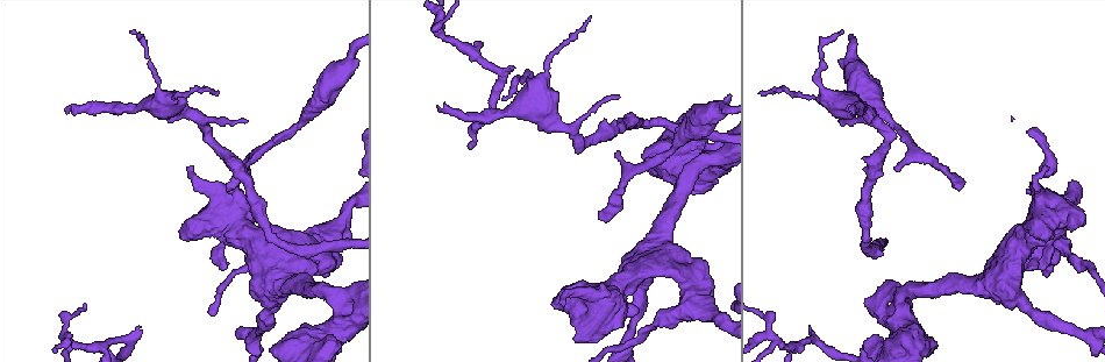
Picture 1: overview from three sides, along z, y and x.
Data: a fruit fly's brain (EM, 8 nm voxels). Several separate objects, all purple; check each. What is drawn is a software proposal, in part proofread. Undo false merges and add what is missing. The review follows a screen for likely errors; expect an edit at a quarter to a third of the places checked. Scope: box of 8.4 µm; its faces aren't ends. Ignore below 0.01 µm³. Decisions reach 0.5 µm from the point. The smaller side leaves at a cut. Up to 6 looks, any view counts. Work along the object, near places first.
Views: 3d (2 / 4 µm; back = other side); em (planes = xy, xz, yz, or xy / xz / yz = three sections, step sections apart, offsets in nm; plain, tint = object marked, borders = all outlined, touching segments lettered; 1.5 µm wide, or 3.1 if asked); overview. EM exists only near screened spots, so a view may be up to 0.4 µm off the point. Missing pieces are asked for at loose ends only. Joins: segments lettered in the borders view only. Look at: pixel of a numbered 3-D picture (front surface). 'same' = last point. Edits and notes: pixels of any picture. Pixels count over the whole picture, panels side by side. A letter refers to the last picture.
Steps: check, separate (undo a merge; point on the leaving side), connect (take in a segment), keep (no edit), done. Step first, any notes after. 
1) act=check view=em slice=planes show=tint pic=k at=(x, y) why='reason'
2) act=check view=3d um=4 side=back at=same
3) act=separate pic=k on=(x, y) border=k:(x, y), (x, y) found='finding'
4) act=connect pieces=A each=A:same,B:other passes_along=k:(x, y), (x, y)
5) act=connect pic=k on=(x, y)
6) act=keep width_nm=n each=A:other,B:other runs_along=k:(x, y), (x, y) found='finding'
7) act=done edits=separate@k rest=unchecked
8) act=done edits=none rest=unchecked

act=check view=em slice=xy step=4 show=borders pic=1 at=(226, 233) why='thick turns thin'

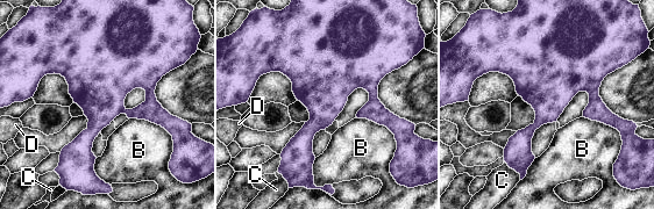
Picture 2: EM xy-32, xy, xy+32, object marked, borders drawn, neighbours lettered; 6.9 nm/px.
act=keep each=B:other,C:other,D:other border=2:(129, 117), (154, 122), (168, 132) found='all the same cell'

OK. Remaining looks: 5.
act=check view=em slice=planes show=borders pic=1 at=(437, 110) why='an open end'

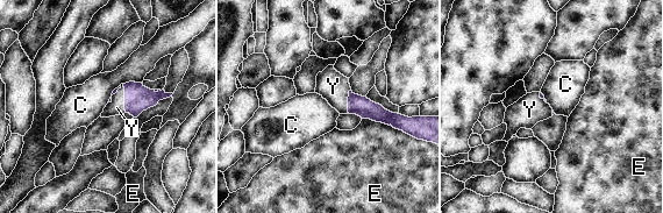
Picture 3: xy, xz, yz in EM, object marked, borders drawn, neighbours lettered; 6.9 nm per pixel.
act=connect pieces=Y each=C:other,E:other,Y:same passes_along=3:(137, 98), (125, 98), (116, 107) found='the cell continues'

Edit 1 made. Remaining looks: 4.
act=done edits=connect@3 rest=unchecked

